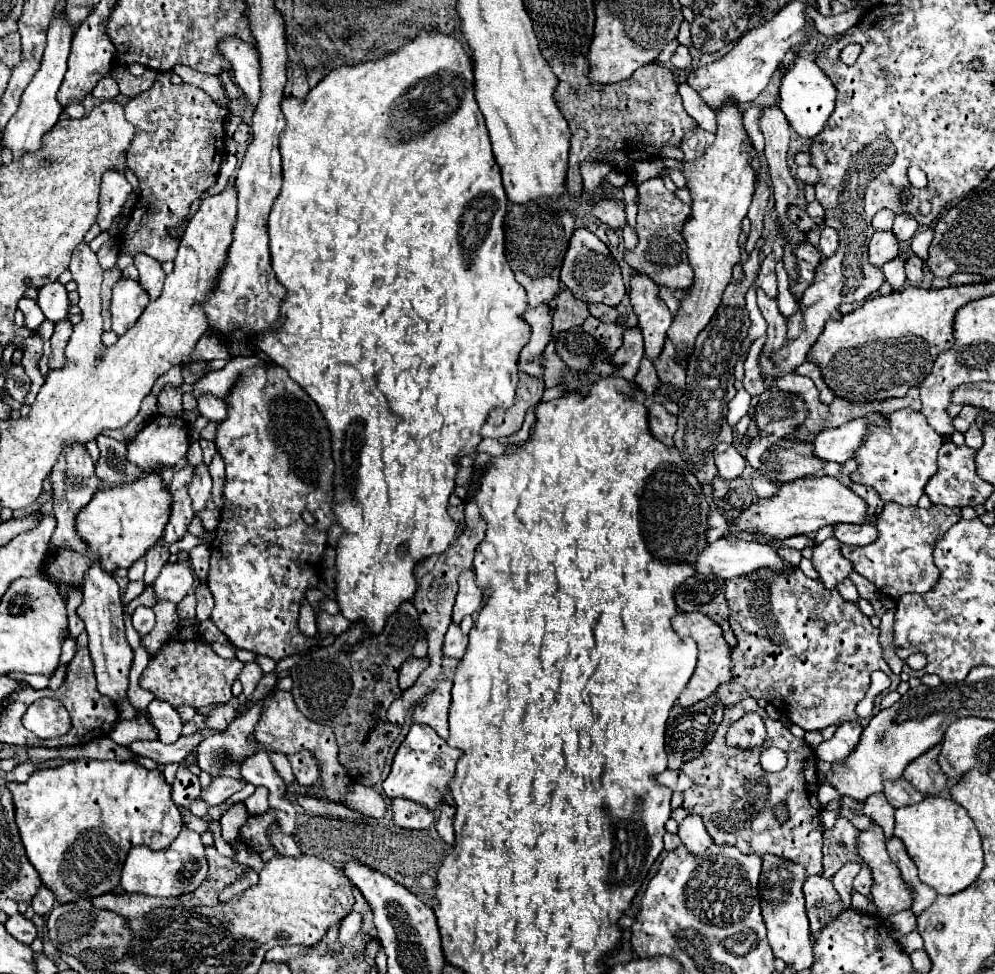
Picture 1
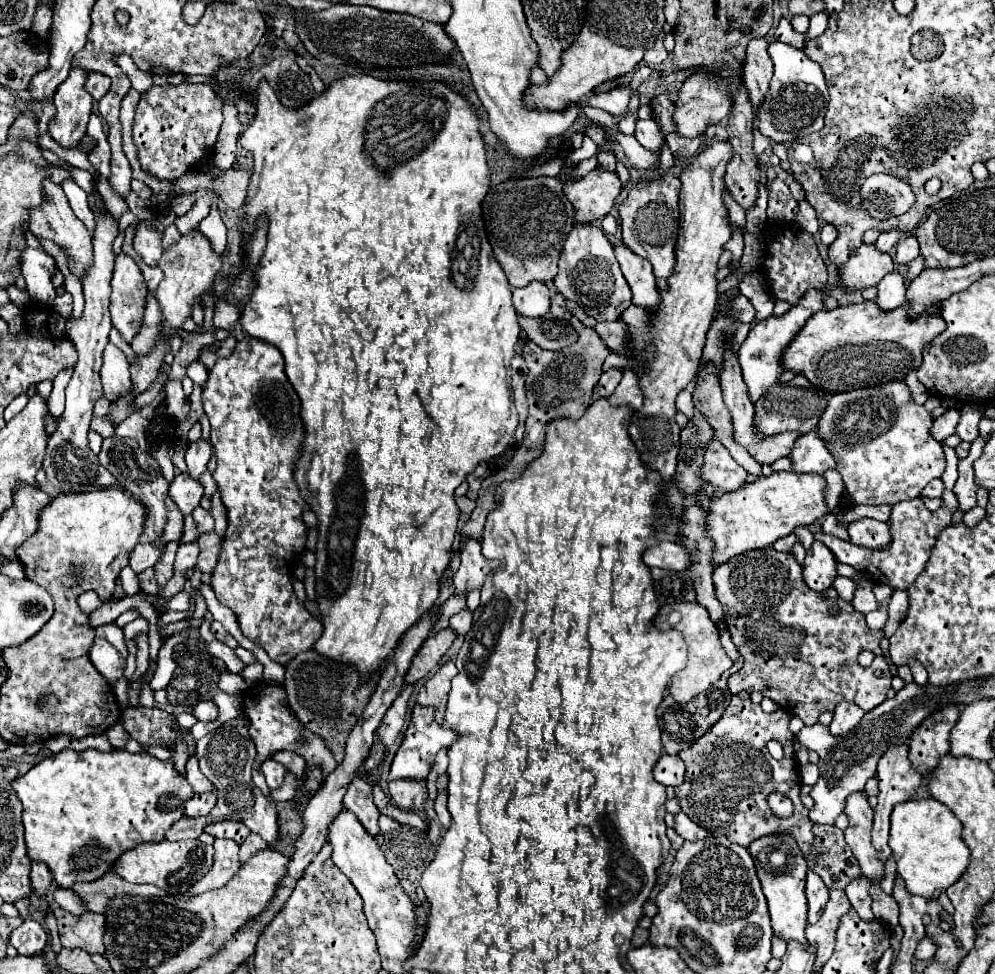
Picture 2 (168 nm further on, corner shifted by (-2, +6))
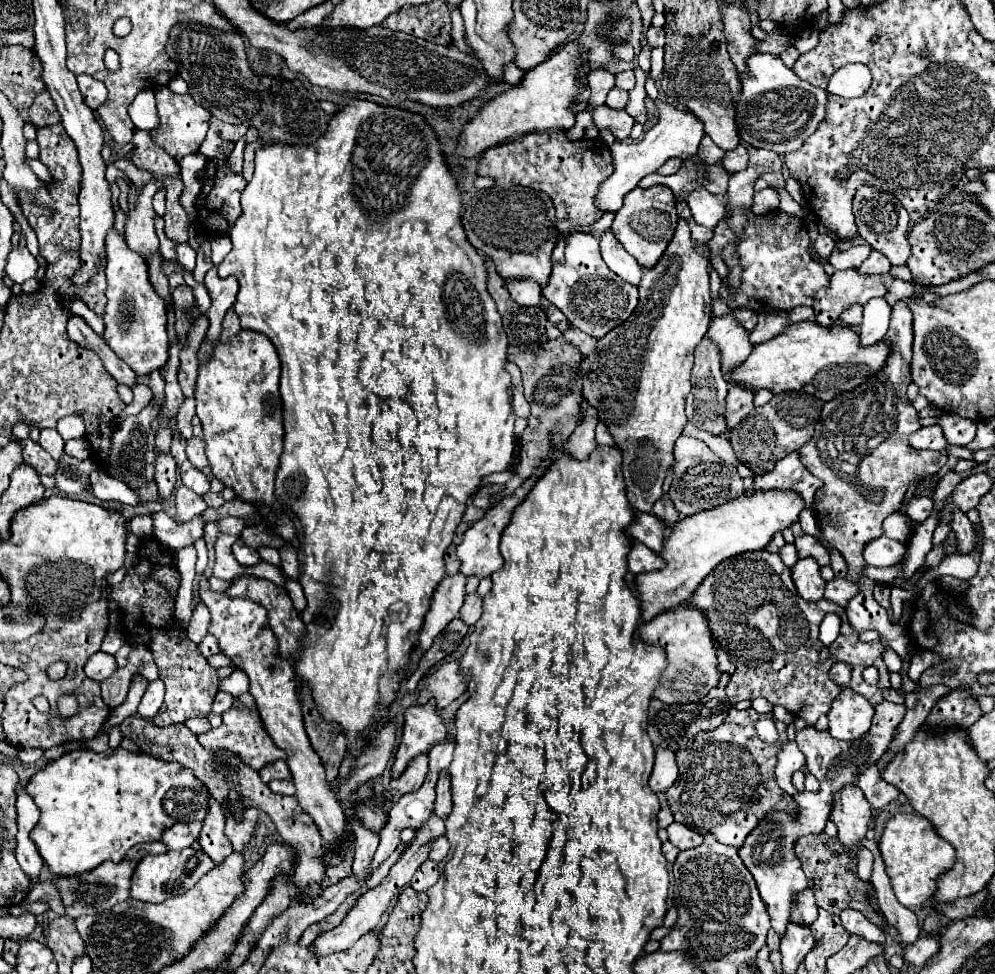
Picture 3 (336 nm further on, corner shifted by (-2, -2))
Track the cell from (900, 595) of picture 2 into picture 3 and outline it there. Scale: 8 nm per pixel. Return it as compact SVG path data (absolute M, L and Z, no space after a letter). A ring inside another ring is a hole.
M891 648L885 649L883 653L883 661L890 673L902 672L902 660Z

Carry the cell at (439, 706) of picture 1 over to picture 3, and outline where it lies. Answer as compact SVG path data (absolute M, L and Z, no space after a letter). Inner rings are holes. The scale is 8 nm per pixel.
M457 661L443 663L425 679L425 685L419 691L417 703L425 705L429 699L435 699L437 709L445 709L461 693L465 693L465 689L467 689L467 677L461 675L459 663Z

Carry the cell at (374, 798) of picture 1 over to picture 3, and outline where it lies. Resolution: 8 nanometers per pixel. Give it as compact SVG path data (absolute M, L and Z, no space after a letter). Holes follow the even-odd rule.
M439 837L439 839L435 839L435 845L431 849L429 859L433 859L435 863L441 863L447 857L447 853L449 853L449 841L447 841L447 837Z

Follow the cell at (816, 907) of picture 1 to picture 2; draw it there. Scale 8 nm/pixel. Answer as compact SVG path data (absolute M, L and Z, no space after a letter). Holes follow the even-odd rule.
M813 871L807 873L807 899L809 899L809 923L817 923L825 903L829 899L829 887L819 879L819 875L815 875Z

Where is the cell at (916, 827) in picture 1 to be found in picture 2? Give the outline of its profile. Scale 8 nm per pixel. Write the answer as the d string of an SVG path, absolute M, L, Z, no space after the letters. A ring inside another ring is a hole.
M911 799L895 805L891 813L889 847L897 861L897 873L905 879L909 893L931 899L935 891L951 887L969 867L971 849L961 837L963 825L955 813L937 799Z

